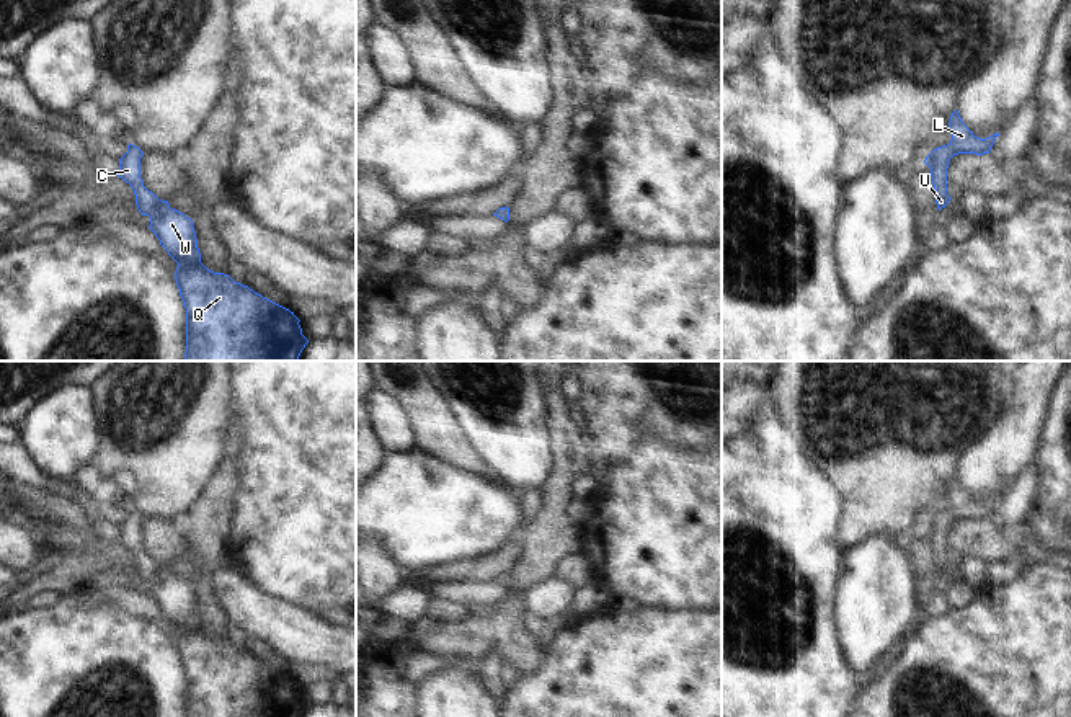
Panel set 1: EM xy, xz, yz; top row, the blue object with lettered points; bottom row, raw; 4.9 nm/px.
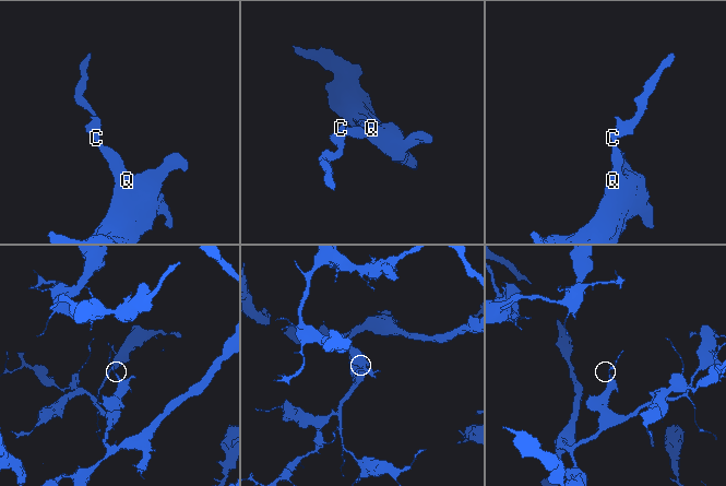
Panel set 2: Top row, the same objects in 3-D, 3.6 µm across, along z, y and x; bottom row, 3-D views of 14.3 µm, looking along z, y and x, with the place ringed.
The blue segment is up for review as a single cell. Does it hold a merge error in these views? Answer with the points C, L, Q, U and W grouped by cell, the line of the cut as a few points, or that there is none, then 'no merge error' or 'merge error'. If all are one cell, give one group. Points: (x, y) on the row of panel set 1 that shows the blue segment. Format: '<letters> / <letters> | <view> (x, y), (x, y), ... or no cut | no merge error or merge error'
C L Q U W | no cut | no merge error

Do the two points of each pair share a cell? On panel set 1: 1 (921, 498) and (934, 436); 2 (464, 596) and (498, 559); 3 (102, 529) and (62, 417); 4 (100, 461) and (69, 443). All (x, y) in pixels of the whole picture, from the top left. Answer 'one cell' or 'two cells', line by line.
1: one cell
2: two cells
3: two cells
4: two cells

